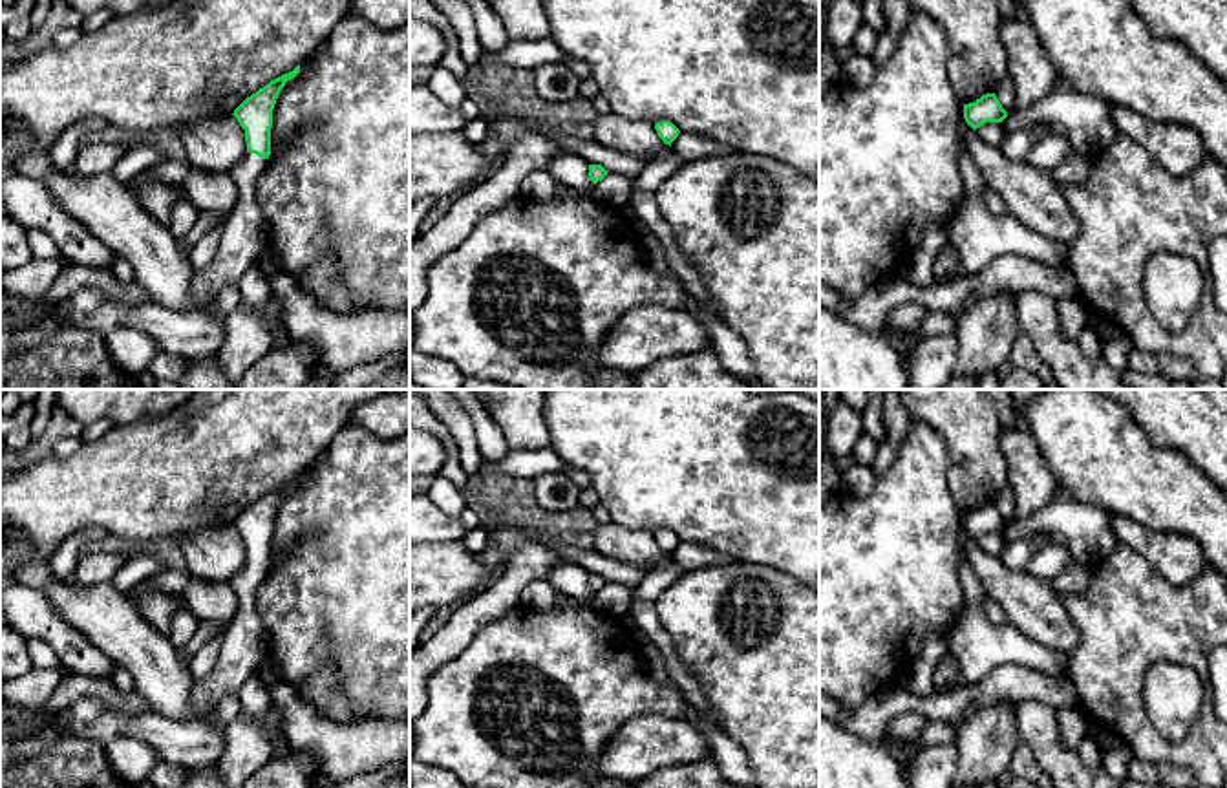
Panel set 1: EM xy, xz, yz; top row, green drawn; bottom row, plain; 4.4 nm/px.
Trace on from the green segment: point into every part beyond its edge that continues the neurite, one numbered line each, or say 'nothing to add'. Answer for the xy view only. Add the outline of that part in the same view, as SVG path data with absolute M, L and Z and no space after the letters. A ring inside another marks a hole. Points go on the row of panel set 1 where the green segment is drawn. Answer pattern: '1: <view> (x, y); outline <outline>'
1: xy (245, 233); outline M247 152L232 168L230 176L238 186L238 201L223 219L221 241L212 261L194 271L190 296L194 311L218 296L223 285L238 283L243 272L265 252L269 225L256 201L254 185L267 159Z

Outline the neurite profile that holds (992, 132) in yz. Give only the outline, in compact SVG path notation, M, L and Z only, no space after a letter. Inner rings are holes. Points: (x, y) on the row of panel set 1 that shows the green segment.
M986 122L980 128L976 128L976 133L982 141L986 141L991 146L998 146L1004 141L1004 130L1002 130L1002 122Z

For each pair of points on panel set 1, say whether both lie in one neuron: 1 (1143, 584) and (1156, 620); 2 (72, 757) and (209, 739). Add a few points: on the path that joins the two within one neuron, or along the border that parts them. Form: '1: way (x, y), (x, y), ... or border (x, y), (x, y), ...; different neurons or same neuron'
1: way (1143, 593), (1143, 607), (1147, 611); same neuron
2: border (63, 730), (103, 745); different neurons

